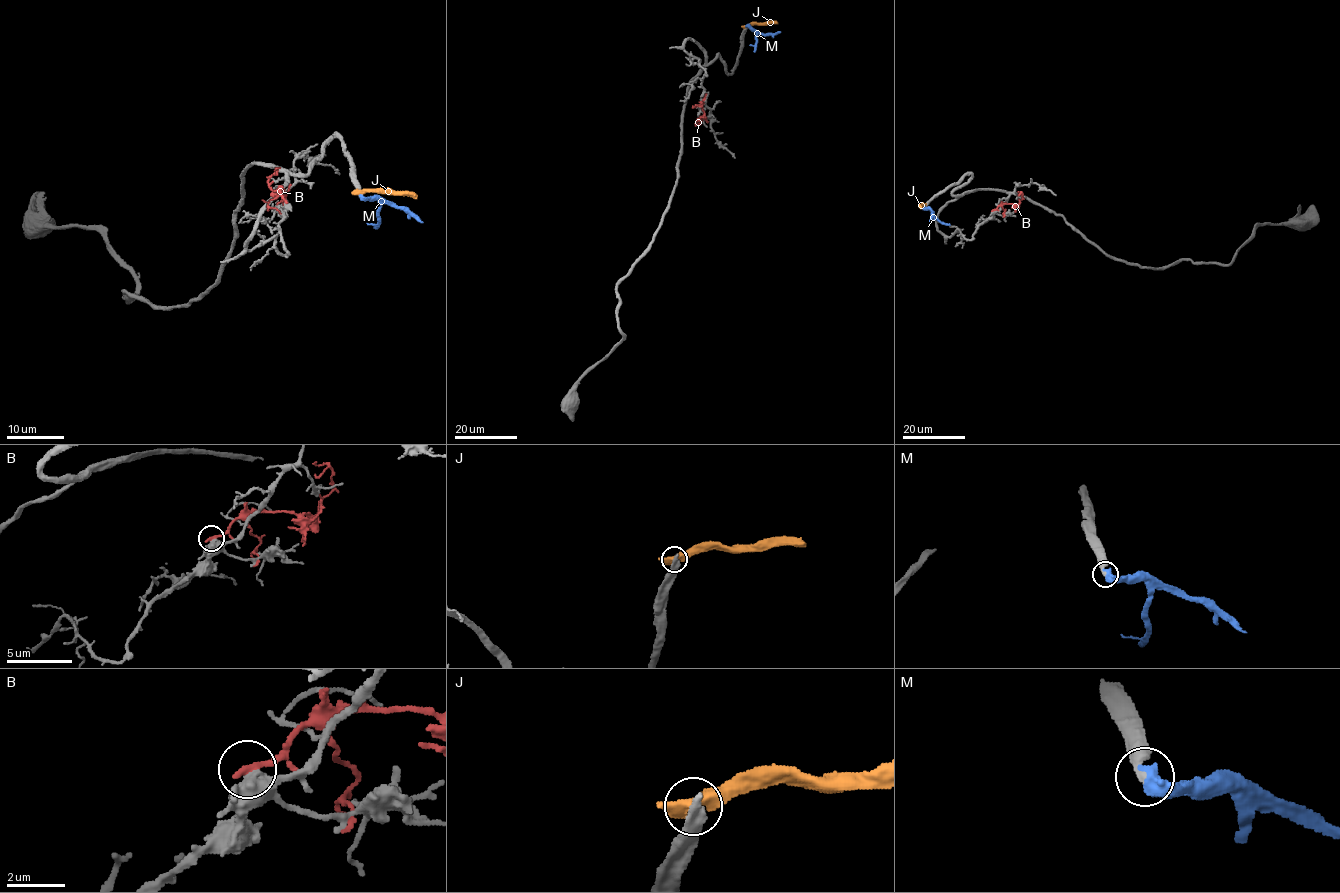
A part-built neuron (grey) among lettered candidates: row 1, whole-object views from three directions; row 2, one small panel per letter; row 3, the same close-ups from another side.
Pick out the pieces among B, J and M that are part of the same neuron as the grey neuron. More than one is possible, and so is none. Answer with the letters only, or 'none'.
M

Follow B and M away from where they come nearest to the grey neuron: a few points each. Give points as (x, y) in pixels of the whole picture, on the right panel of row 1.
B: (993, 210), (1004, 203), (1019, 203), (1022, 194), (1018, 192)
M: (924, 207), (932, 211), (929, 221)

